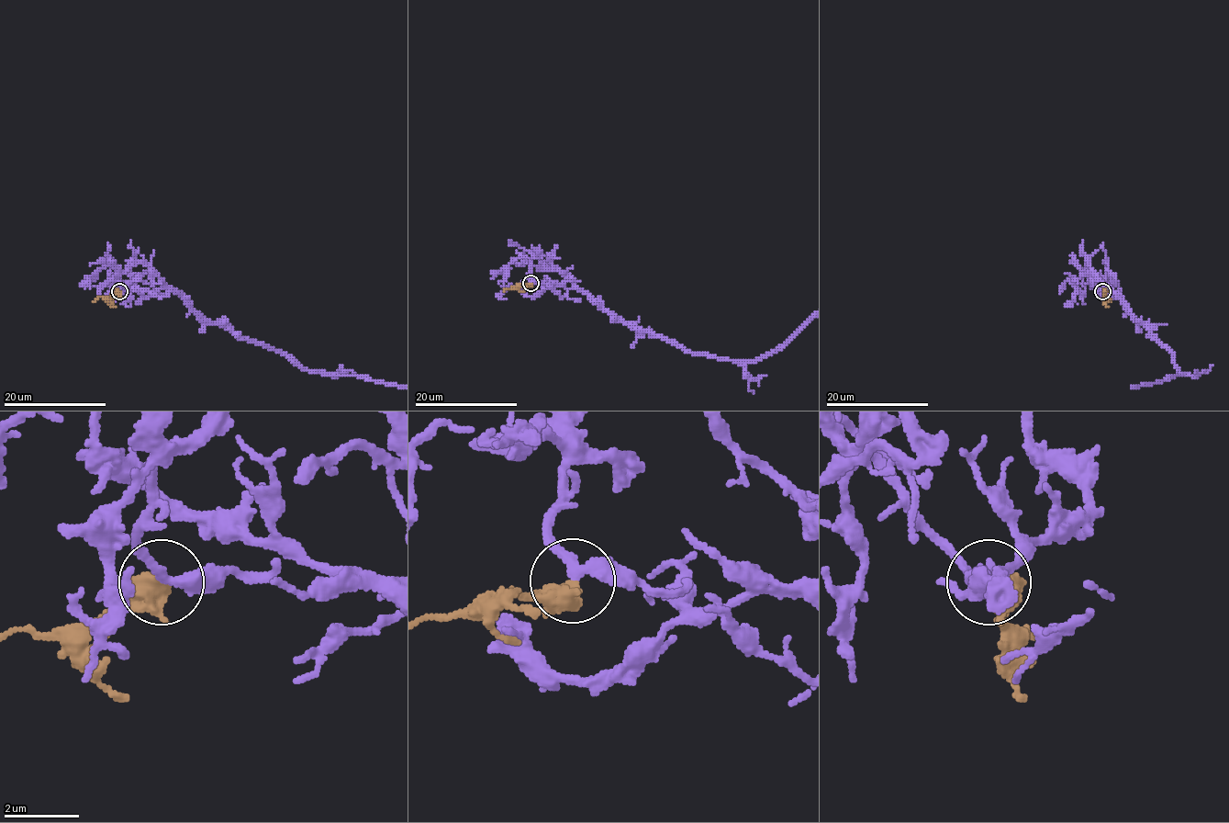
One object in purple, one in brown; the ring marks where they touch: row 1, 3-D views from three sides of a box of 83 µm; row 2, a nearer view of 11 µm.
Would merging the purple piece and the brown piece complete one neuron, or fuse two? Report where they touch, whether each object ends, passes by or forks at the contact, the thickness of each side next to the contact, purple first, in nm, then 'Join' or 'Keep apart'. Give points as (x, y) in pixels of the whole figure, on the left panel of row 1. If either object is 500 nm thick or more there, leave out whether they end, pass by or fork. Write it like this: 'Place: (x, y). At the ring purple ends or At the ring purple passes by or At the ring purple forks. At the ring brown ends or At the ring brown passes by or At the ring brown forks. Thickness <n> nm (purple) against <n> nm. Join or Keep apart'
Place: (119, 291). At the ring purple passes by. At the ring brown passes by. Thickness 260 nm (purple) against 400 nm. Join

